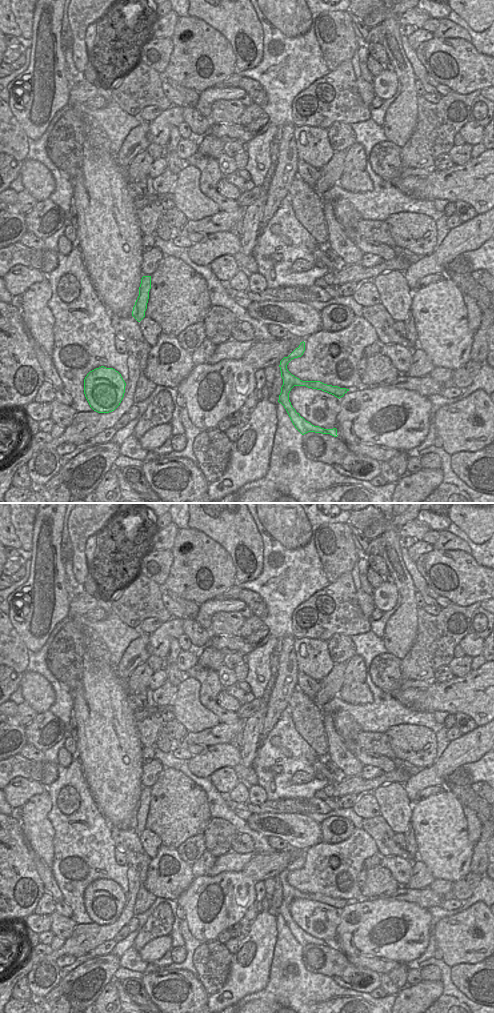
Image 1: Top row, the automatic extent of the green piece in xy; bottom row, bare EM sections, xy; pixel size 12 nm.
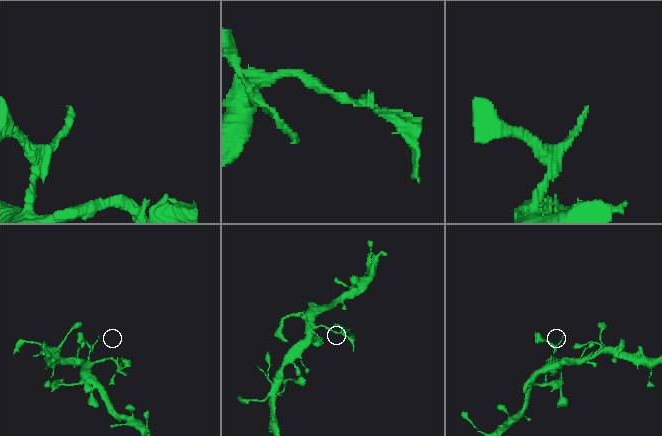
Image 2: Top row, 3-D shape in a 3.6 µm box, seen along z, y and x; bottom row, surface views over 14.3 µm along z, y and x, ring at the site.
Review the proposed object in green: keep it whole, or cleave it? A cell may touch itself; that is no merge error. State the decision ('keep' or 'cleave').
keep

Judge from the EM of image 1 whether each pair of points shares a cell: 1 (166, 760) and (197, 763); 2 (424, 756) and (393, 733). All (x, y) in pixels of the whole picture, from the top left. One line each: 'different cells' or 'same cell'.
1: different cells
2: same cell

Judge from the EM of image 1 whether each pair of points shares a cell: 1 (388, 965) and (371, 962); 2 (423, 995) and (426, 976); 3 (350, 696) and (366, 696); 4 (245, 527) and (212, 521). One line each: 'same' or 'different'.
1: same
2: different
3: same
4: same

